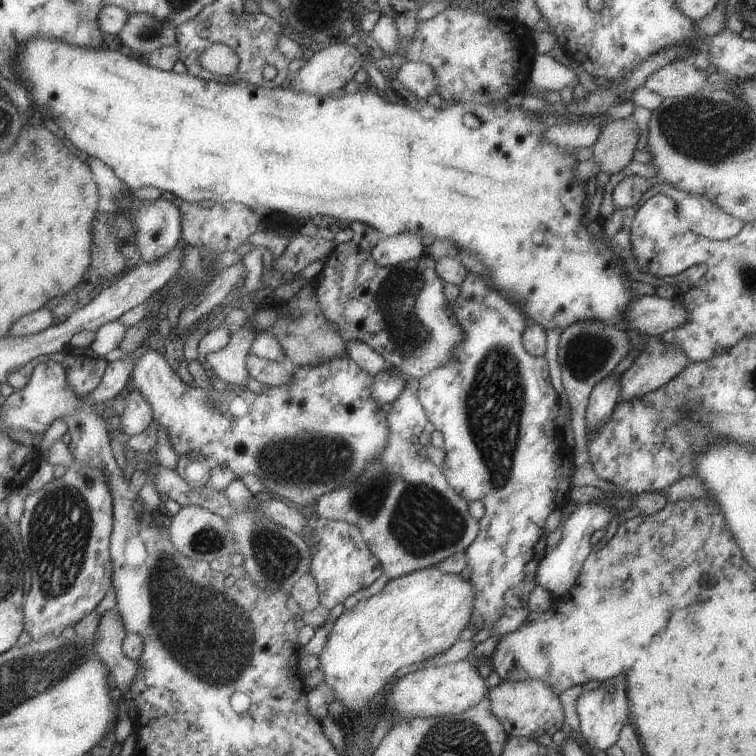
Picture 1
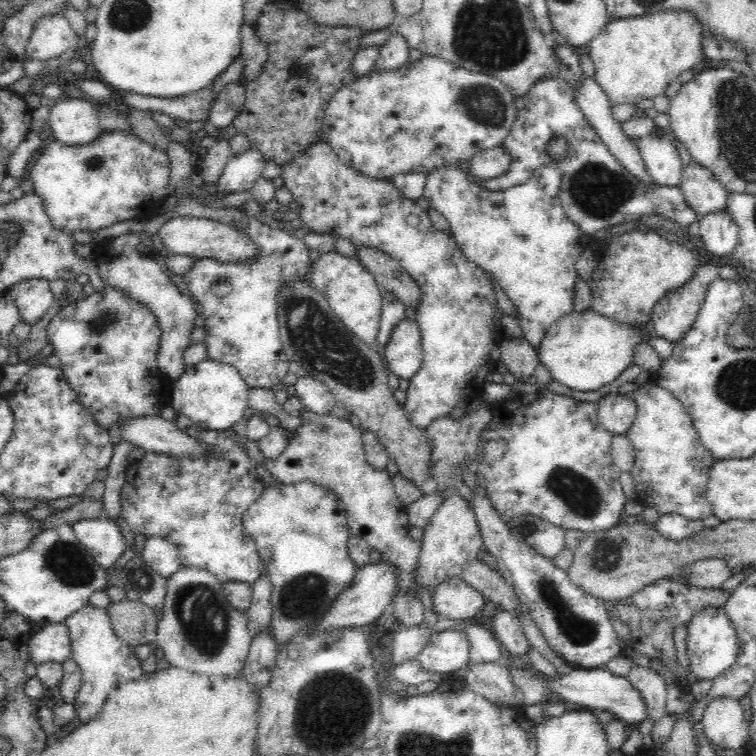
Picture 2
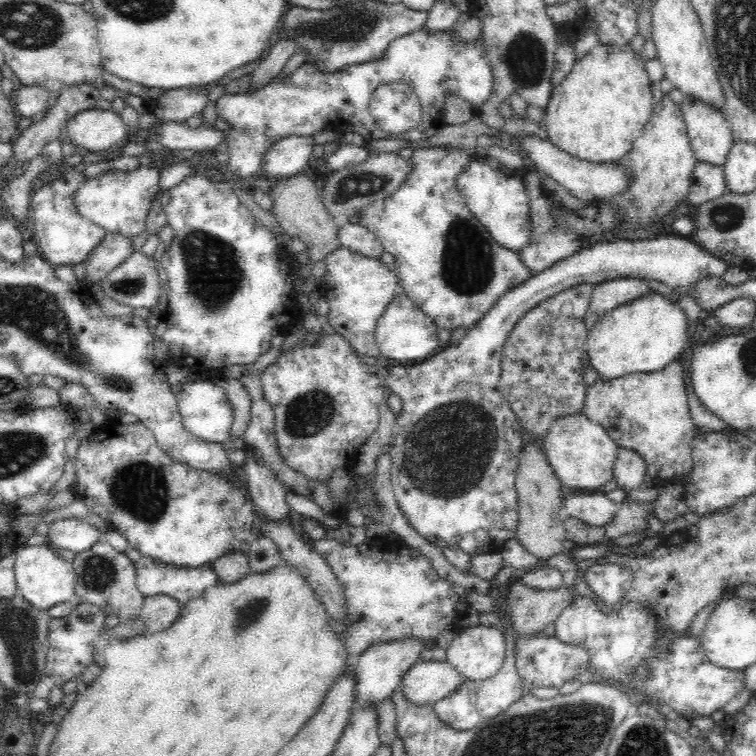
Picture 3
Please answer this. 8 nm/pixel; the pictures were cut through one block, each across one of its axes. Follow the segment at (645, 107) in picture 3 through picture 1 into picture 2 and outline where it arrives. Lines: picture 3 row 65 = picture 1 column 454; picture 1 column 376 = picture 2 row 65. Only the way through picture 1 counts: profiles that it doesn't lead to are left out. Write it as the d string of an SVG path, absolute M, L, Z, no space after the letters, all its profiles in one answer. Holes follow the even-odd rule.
M666 10L642 16L615 18L608 21L600 35L590 40L585 50L594 63L593 79L604 90L612 105L637 105L640 100L652 99L665 94L666 86L684 70L692 70L704 60L702 38L707 33L701 20L687 10Z

